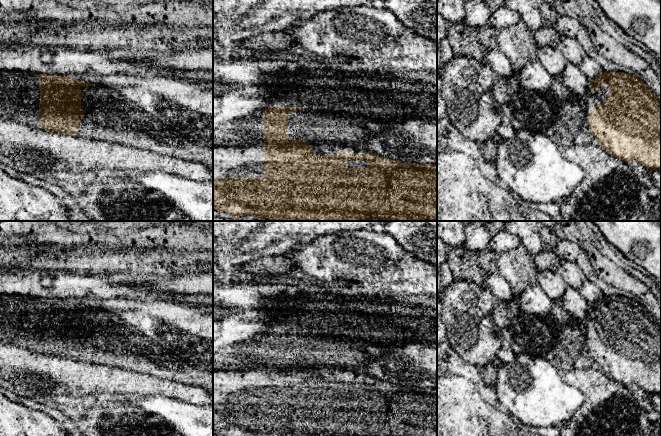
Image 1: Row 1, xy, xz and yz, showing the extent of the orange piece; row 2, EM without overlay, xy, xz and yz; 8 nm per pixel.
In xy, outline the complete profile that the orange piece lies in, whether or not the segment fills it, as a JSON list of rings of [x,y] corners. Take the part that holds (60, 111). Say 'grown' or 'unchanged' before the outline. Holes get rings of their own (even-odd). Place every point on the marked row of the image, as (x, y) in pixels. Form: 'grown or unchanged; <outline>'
unchanged; [[[35,74],[40,80],[40,128],[67,135],[76,135],[84,110],[81,108],[81,87],[95,86],[71,76]]]

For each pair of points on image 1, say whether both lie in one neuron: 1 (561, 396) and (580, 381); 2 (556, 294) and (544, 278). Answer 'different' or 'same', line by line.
1: different
2: same

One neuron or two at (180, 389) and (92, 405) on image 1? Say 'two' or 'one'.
one

